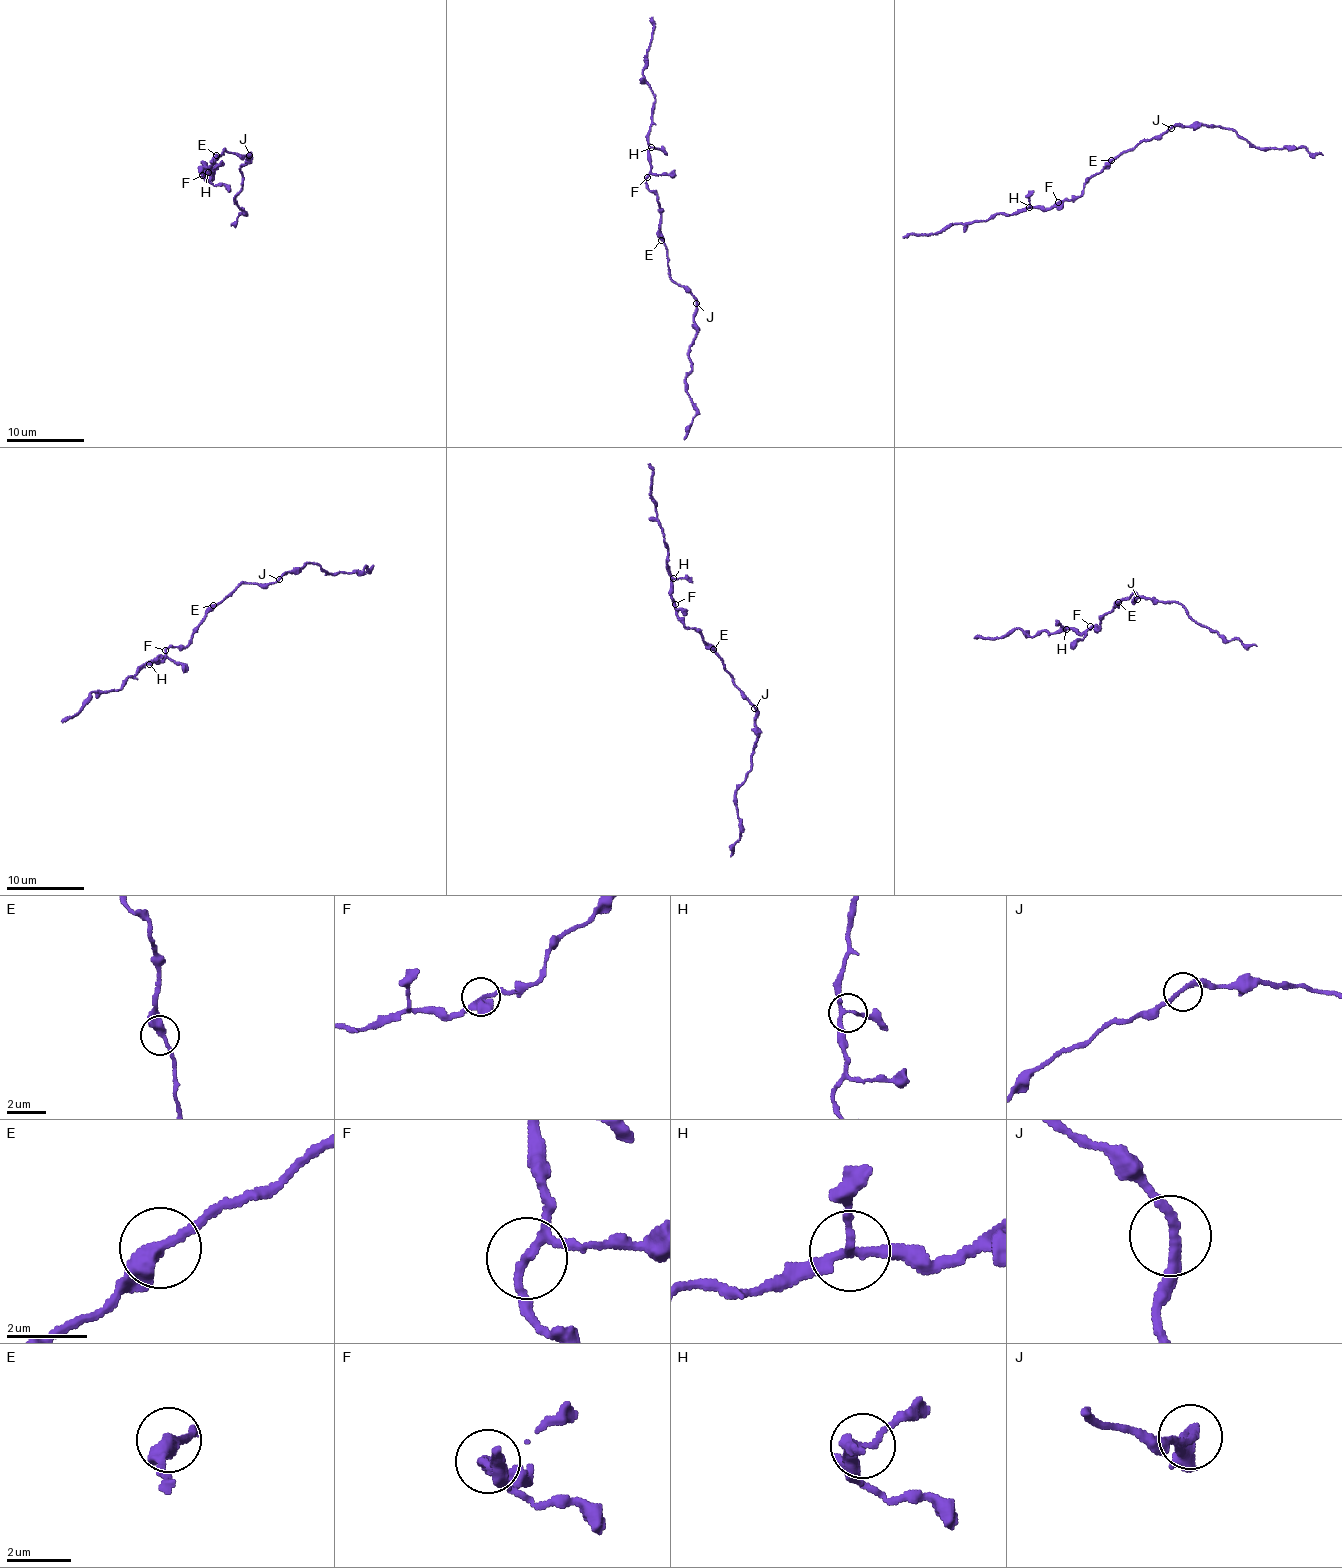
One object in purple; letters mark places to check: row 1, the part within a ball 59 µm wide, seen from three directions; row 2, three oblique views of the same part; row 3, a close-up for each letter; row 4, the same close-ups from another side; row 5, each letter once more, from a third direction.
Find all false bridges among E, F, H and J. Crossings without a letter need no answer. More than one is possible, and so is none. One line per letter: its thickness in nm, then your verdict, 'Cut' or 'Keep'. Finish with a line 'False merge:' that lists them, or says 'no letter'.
E: Thickness 380 nm. Keep
F: Thickness 160 nm. Keep
H: Thickness 180 nm. Keep
J: Thickness 220 nm. Keep
False merge: no letter

